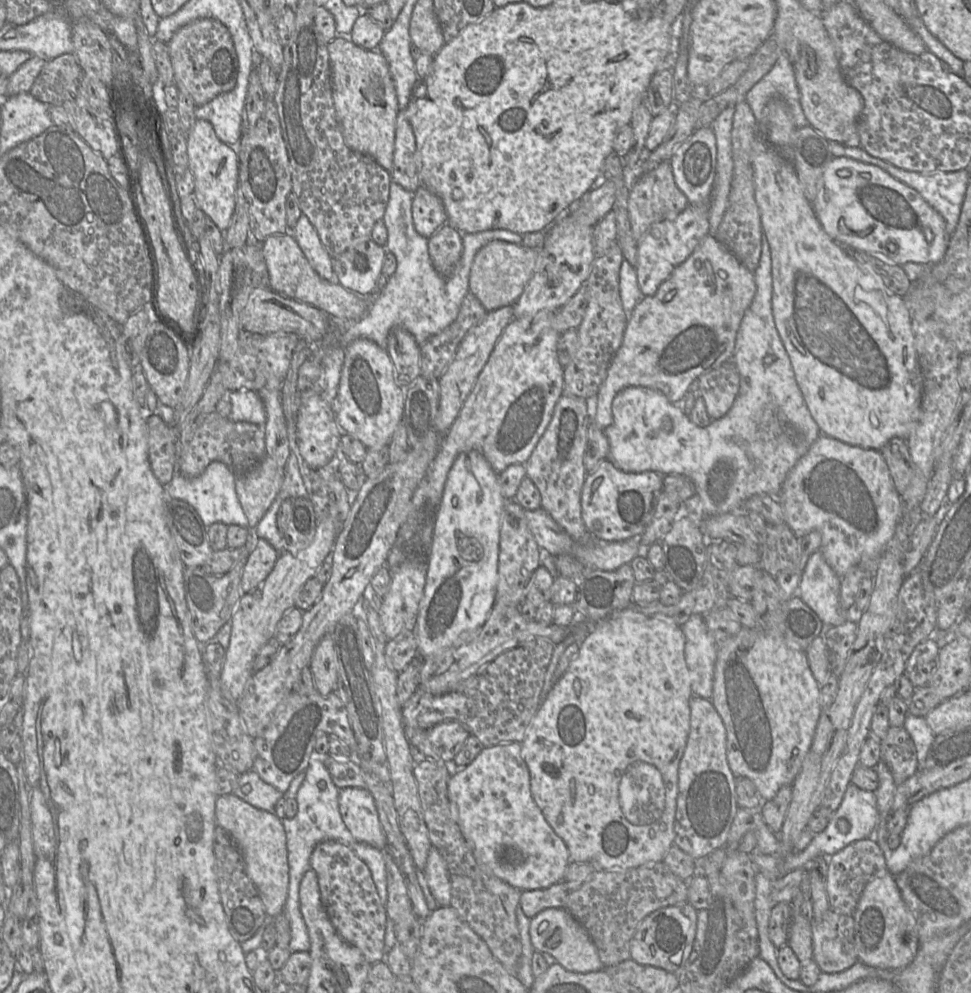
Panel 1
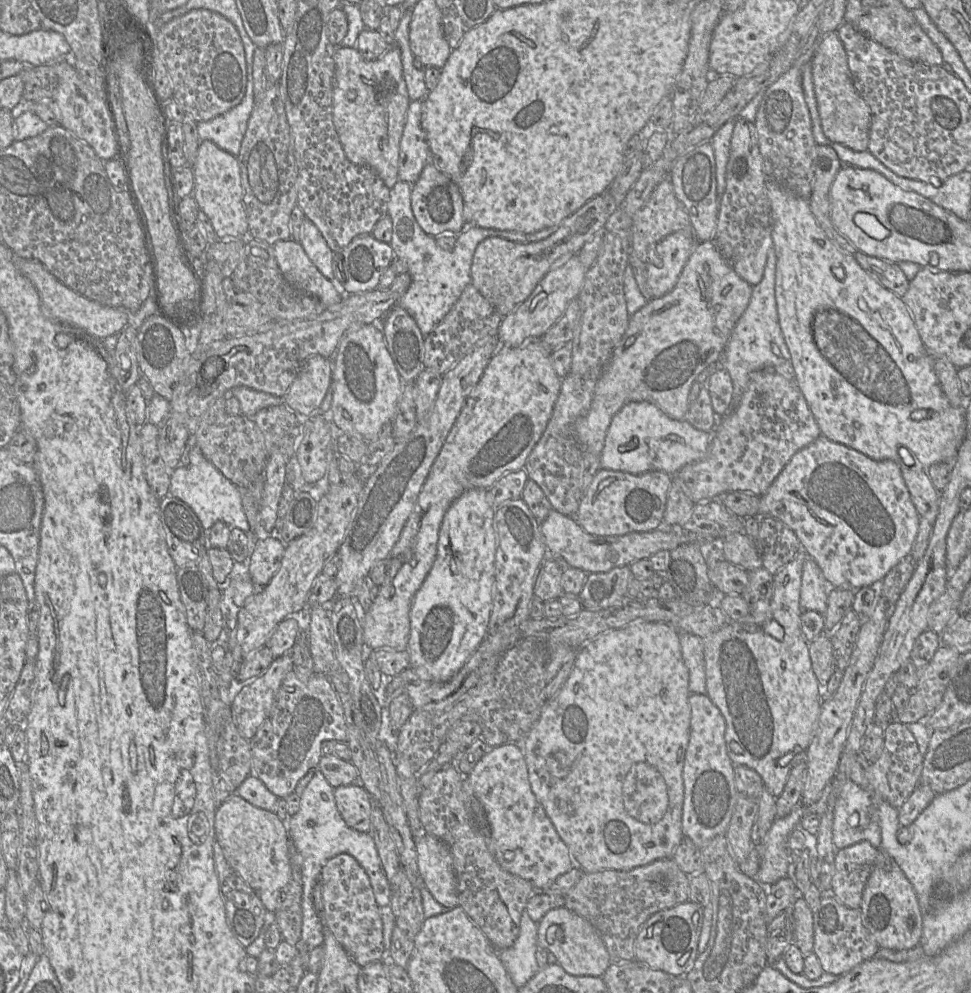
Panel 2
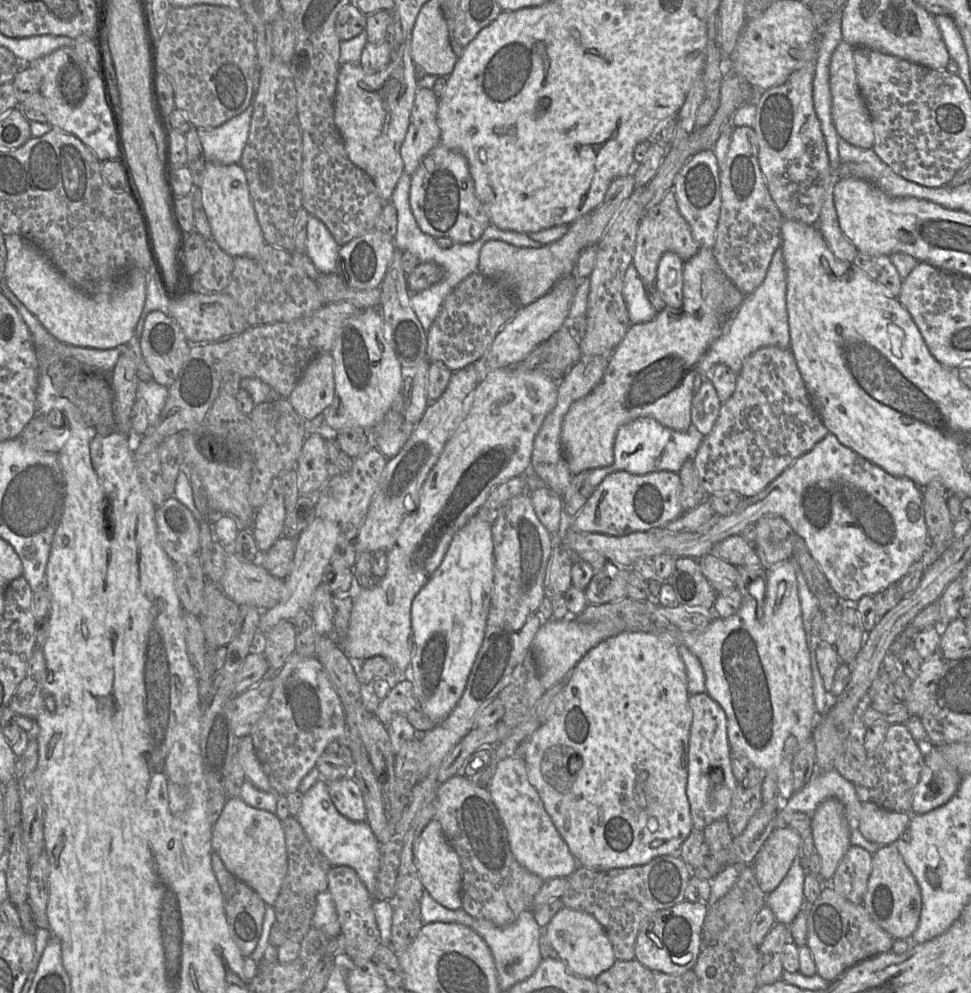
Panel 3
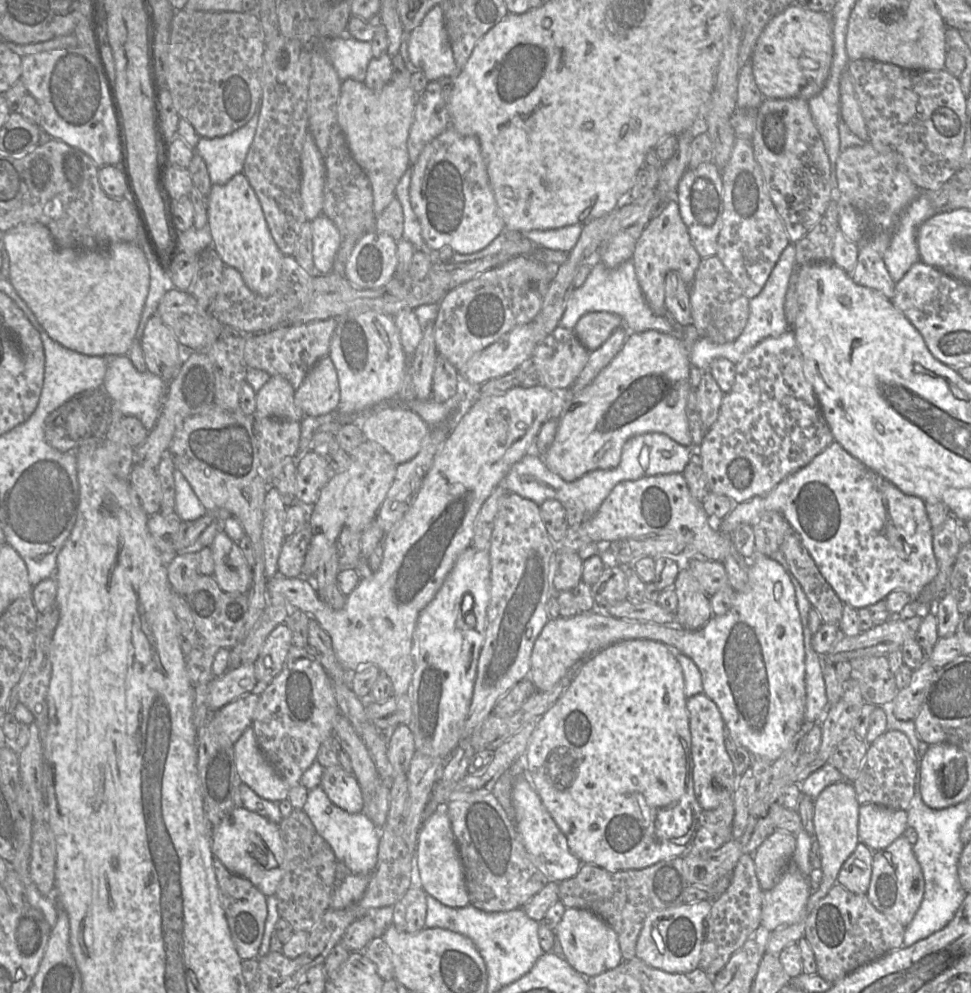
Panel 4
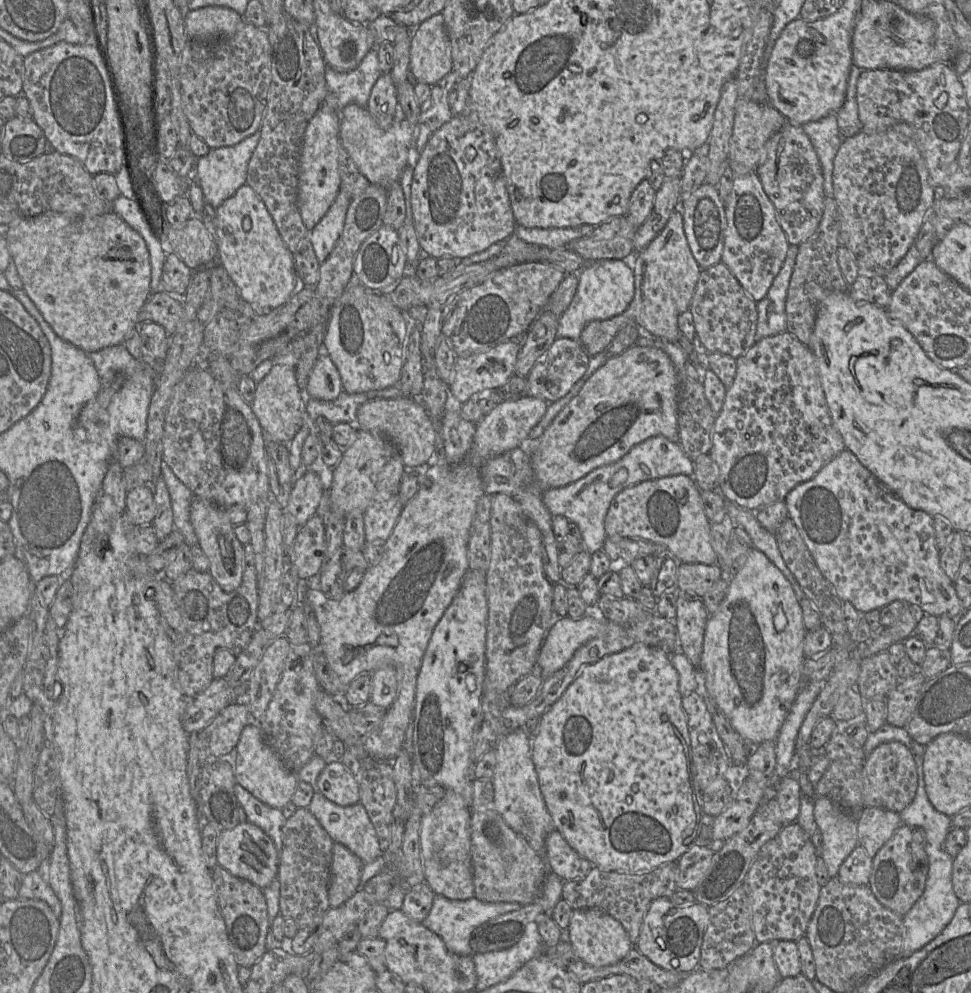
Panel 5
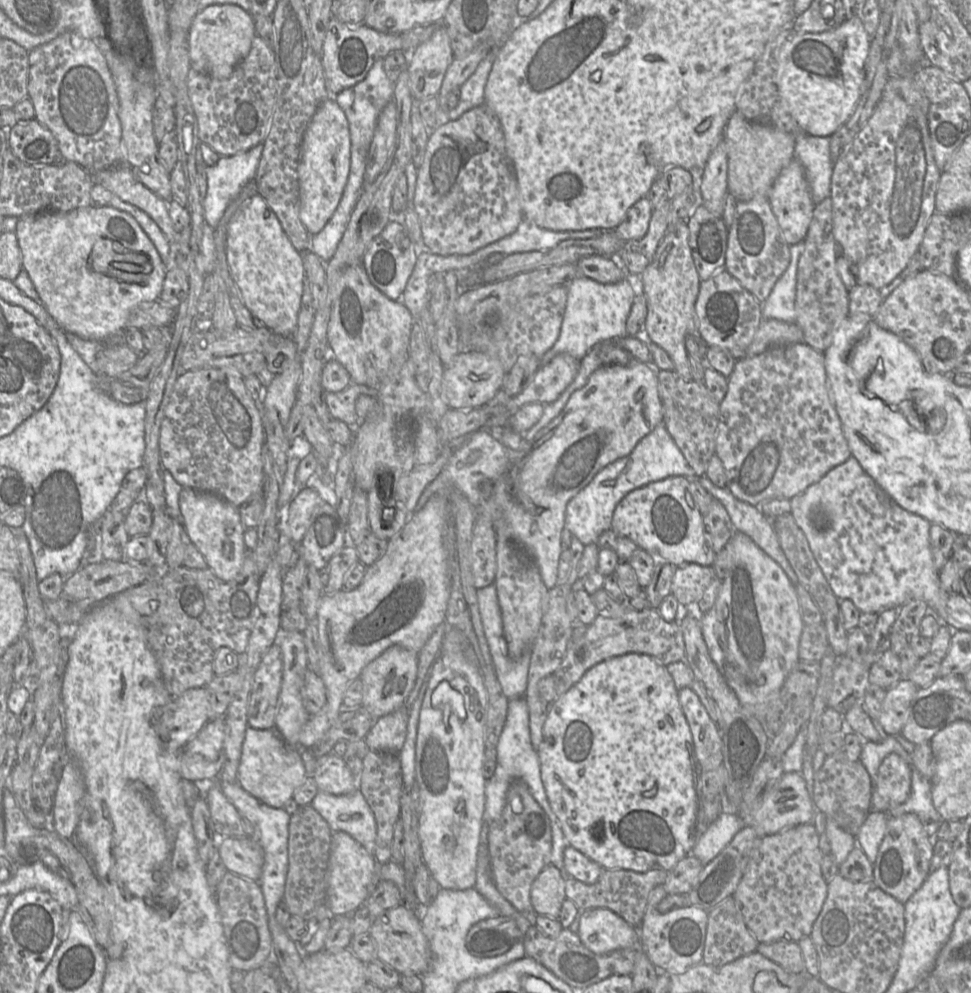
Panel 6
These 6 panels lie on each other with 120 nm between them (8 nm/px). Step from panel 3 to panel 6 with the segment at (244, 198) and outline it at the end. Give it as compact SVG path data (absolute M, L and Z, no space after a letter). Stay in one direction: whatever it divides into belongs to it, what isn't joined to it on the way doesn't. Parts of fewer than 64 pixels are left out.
M261 195L248 199L230 219L226 258L231 276L251 314L272 332L291 337L297 328L305 278L302 254L294 248Z

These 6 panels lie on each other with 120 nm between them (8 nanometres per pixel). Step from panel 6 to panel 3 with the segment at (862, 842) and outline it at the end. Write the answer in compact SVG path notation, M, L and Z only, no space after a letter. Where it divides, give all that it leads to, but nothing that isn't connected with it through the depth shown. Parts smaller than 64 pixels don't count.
M872 802L862 805L859 829L870 842L879 846L893 844L908 828L908 812L895 812L883 809Z

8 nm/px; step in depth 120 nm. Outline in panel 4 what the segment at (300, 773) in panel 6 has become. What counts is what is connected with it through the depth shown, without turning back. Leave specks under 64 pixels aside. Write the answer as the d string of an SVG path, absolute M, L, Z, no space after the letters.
M248 727L233 745L236 770L241 782L248 785L258 796L263 799L281 802L288 798L290 787L277 774L262 753L253 730Z

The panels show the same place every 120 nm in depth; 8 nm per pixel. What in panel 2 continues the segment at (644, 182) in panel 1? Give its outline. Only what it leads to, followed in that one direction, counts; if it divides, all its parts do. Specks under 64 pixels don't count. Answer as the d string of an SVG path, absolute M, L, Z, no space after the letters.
M665 177L634 216L632 251L642 262L661 266L661 258L655 252L656 244L664 237L679 231L693 231L692 224L684 204L675 194L672 181Z

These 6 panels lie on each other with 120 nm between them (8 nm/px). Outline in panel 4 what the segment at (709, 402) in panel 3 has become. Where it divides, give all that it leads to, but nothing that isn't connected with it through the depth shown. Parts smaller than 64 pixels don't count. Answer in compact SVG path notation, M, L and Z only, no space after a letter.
M708 371L702 373L695 391L701 421L705 429L709 429L718 417L724 393Z

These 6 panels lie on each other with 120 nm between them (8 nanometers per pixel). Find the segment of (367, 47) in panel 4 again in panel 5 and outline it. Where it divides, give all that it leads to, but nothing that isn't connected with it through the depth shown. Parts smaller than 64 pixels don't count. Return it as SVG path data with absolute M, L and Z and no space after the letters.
M376 48L370 49L352 71L338 72L326 65L327 88L337 100L340 115L341 110L349 104L367 108L371 90L381 74Z

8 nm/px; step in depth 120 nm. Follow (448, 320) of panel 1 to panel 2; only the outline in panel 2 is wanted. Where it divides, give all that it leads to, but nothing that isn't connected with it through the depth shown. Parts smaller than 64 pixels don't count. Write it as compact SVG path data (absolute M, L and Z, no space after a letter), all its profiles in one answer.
M398 180L390 190L387 214L392 221L390 246L393 254L407 265L411 284L400 298L398 305L404 308L416 321L422 335L426 337L447 315L459 299L464 288L471 283L471 264L478 244L489 237L501 237L515 243L528 242L526 234L464 224L464 230L456 236L451 251L441 249L435 238L426 234L419 226L411 207L412 184Z

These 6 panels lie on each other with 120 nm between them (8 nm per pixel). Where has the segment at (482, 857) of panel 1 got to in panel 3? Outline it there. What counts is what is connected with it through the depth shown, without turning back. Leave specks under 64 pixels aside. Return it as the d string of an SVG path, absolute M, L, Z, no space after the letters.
M509 757L501 760L487 789L507 829L515 859L543 880L568 878L577 868L578 862L556 829L537 790L530 783L524 758Z

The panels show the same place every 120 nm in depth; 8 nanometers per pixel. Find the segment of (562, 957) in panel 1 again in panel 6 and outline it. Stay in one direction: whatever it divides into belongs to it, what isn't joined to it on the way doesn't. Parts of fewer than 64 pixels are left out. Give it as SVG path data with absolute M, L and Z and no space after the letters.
M607 908L582 911L577 934L584 946L595 954L634 948L639 944L637 928Z

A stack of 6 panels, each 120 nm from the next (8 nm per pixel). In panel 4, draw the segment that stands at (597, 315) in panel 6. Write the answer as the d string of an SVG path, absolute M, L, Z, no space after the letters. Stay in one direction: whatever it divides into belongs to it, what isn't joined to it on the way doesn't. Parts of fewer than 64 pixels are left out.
M626 260L615 268L609 268L601 261L593 265L585 282L572 291L559 325L574 330L580 317L589 312L608 312L619 315L623 326L633 333L655 330L676 335L677 330L682 328L674 323L672 317L666 319L651 310L641 290L634 263L631 260Z

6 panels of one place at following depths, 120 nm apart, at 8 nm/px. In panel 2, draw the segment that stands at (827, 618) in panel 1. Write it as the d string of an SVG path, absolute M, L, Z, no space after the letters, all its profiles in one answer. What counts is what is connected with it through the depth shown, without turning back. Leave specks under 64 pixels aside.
M807 557L803 564L803 570L802 570L802 586L801 586L801 593L800 593L800 605L803 610L813 610L821 615L824 615L827 611L827 606L828 606L828 597L831 589L837 589L837 588L832 588L825 577L823 576L823 573L820 569L820 567L817 565L817 563L813 560L811 557Z

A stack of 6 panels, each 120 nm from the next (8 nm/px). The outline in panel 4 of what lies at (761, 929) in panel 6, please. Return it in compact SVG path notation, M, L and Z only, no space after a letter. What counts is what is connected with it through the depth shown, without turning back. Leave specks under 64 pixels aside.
M790 863L775 886L763 892L761 925L773 931L806 920L807 902L811 892L807 876Z

